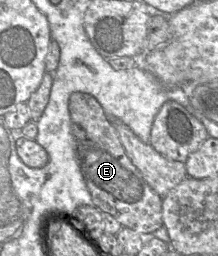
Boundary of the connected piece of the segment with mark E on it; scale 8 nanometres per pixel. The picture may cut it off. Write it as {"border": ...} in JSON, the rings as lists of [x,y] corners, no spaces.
{"border":[[[74,92],[68,104],[76,156],[93,205],[103,214],[112,215],[123,227],[148,234],[163,226],[163,198],[146,183],[127,156],[112,119],[90,94]]]}

